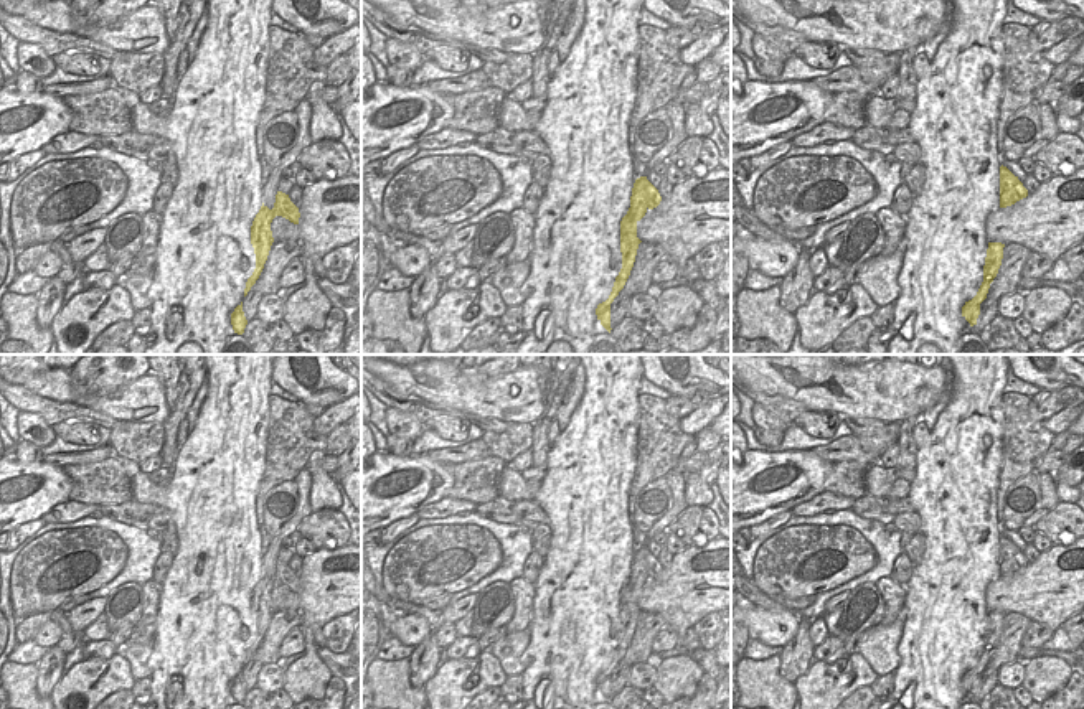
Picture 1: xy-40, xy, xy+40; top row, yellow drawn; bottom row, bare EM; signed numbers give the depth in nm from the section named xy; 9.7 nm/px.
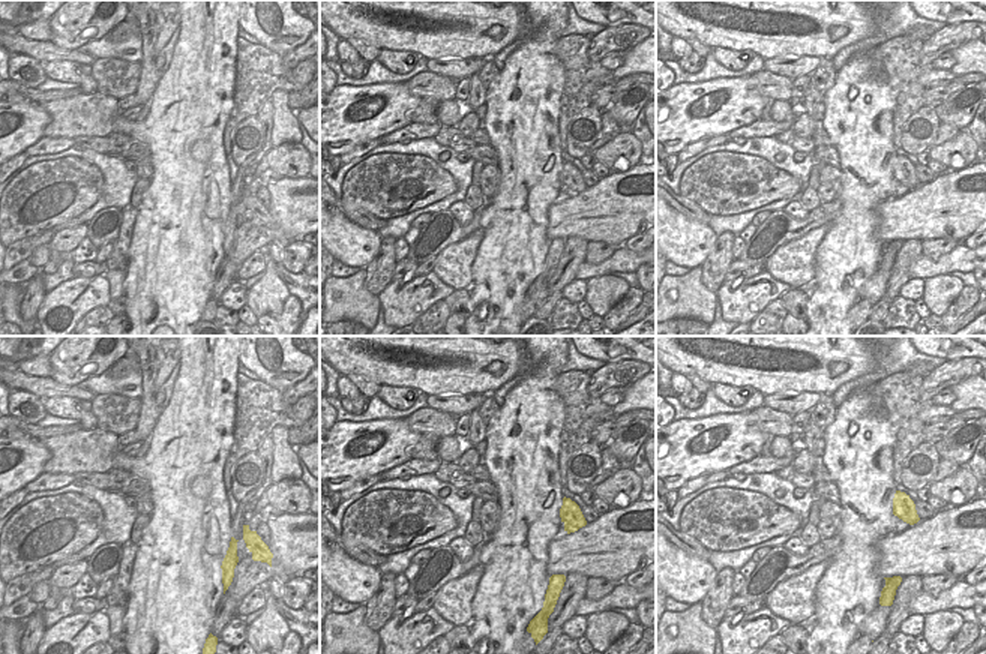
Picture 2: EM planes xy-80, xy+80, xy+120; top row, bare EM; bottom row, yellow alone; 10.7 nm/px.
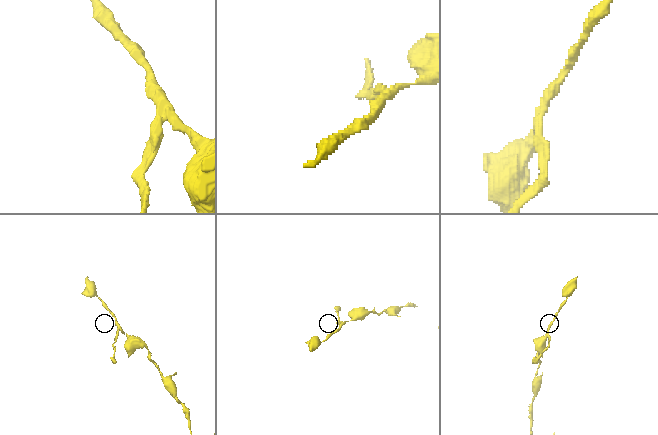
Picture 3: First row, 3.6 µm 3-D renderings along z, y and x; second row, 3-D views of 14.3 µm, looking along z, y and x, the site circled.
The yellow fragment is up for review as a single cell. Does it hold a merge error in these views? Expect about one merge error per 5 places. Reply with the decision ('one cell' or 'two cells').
two cells

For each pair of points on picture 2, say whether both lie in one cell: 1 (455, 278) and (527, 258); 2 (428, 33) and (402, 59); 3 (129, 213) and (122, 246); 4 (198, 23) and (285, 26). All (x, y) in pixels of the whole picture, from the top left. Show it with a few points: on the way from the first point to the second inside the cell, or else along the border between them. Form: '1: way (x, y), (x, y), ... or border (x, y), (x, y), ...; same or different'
1: border (482, 240), (471, 266), (471, 285), (468, 288); different
2: border (381, 48), (410, 50), (420, 56); different
3: way (129, 221), (123, 239); same
4: border (242, 15), (237, 24); different

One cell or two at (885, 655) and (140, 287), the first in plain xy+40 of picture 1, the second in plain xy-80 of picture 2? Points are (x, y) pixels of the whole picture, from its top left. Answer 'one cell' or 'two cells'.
two cells

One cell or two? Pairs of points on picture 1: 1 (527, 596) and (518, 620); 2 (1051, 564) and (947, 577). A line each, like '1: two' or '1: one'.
1: one
2: two

